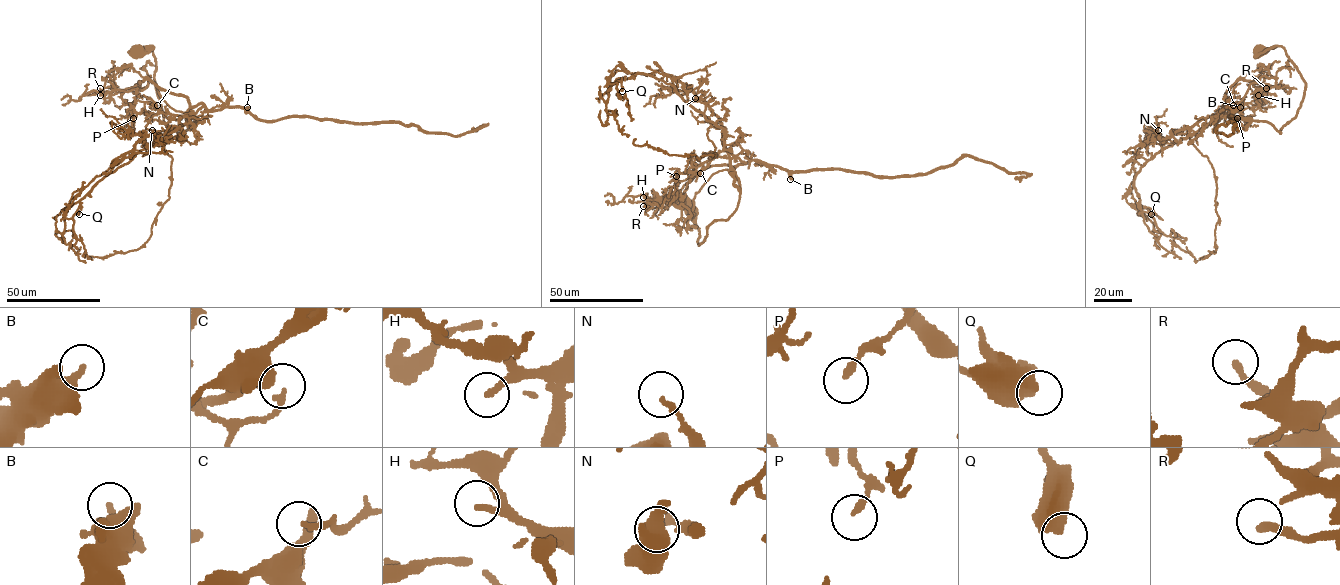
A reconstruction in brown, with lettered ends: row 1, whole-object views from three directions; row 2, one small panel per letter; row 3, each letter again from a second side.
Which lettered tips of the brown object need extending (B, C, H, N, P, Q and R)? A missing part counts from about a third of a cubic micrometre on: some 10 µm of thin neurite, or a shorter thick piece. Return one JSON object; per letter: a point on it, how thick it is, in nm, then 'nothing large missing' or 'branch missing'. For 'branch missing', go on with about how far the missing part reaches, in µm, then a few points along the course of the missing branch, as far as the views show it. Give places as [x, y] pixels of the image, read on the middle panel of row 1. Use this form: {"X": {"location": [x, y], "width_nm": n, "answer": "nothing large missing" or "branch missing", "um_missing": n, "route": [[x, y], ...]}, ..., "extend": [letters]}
{"B": {"location": [790, 179], "width_nm": 340, "answer": "nothing large missing"}, "C": {"location": [700, 173], "width_nm": 190, "answer": "nothing large missing"}, "H": {"location": [643, 197], "width_nm": 200, "answer": "branch missing", "um_missing": 30}, "N": {"location": [695, 98], "width_nm": 190, "answer": "branch missing", "um_missing": 10, "route": [[695, 98], [695, 105], [701, 110]]}, "P": {"location": [676, 176], "width_nm": 200, "answer": "nothing large missing"}, "Q": {"location": [622, 91], "width_nm": 600, "answer": "nothing large missing"}, "R": {"location": [643, 206], "width_nm": 280, "answer": "branch missing", "um_missing": 40}, "extend": ["H", "N", "R"]}

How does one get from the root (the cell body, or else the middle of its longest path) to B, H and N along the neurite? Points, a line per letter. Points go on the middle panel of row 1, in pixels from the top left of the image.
B: (680, 200), (698, 227), (699, 245), (709, 225), (736, 210), (736, 167), (760, 160), (786, 169), (790, 179)
H: (680, 200), (698, 227), (699, 245), (707, 227), (738, 205), (730, 161), (714, 157), (664, 201), (643, 197)
N: (680, 200), (698, 227), (699, 245), (707, 227), (727, 219), (739, 199), (721, 120), (695, 98)

